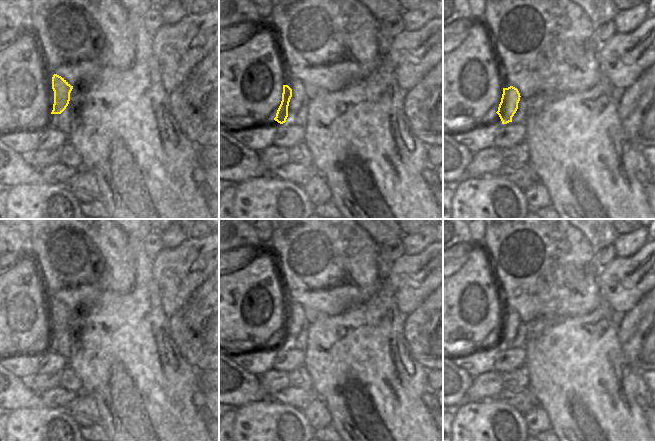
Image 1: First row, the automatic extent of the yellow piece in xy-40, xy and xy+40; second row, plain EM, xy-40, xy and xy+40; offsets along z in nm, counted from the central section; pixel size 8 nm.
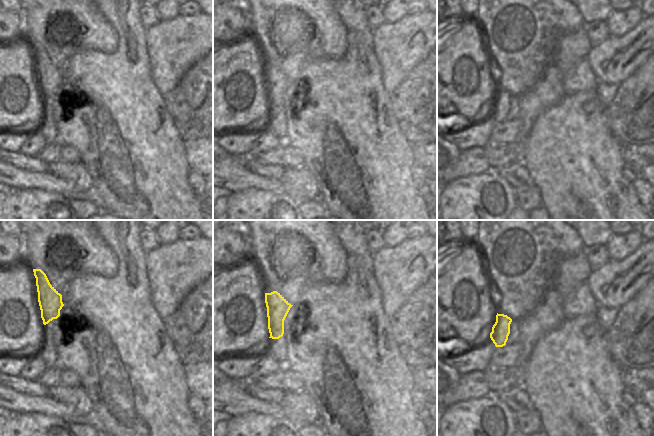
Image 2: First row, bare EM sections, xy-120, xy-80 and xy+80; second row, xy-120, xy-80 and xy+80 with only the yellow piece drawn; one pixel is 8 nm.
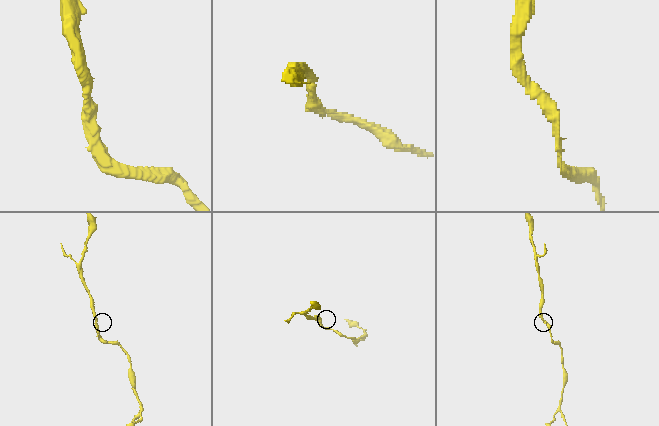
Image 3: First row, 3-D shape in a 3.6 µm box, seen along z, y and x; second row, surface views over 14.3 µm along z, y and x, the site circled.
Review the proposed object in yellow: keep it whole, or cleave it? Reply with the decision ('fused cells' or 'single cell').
single cell

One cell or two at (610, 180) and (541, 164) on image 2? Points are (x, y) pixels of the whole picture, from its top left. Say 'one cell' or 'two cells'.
one cell

